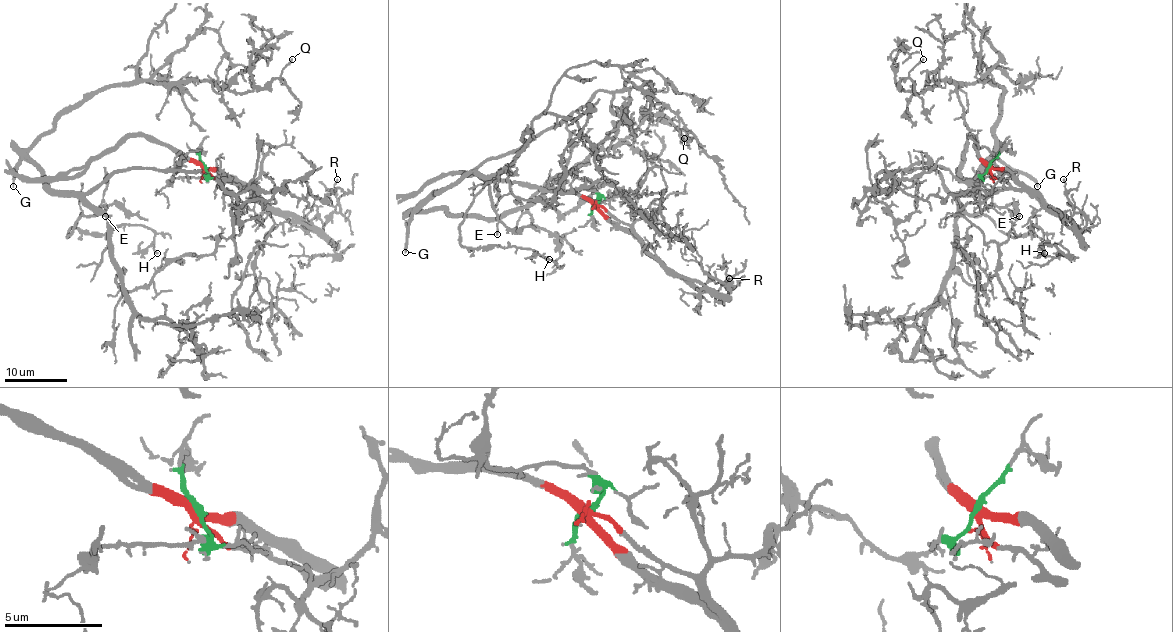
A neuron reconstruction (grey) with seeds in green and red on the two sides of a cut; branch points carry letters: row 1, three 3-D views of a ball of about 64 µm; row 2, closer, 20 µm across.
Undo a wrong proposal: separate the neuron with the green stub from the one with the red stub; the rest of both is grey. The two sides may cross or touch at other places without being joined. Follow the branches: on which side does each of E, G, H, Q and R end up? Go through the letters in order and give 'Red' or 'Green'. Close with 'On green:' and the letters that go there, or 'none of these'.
E: Green
G: Green
H: Green
Q: Green
R: Red
On green: E, G, H, Q

